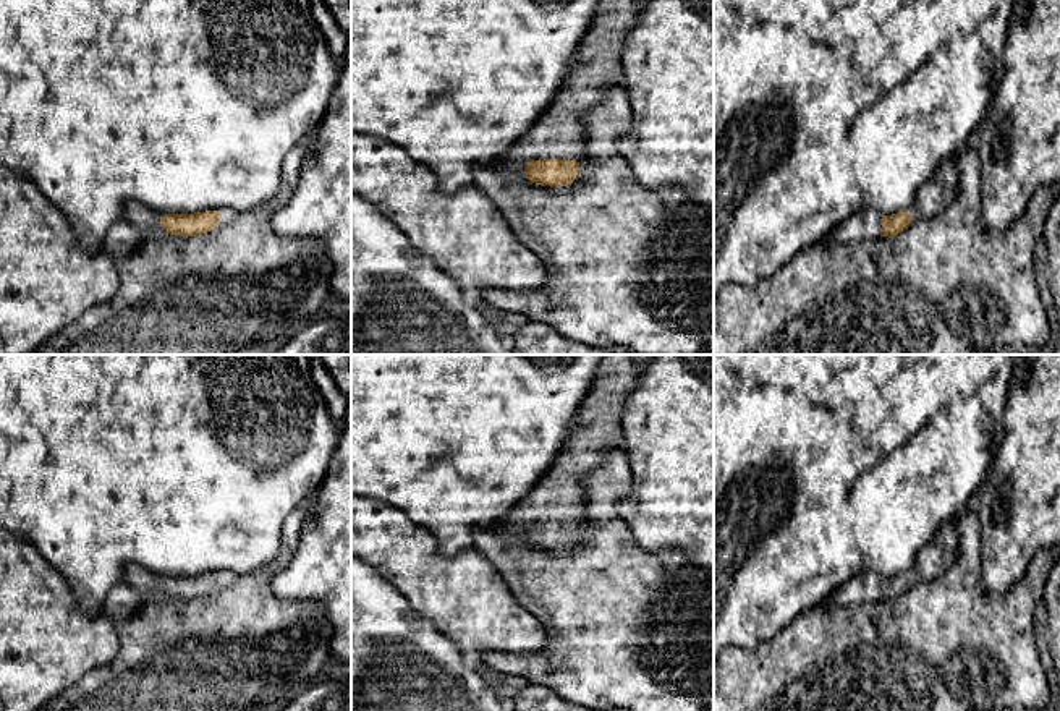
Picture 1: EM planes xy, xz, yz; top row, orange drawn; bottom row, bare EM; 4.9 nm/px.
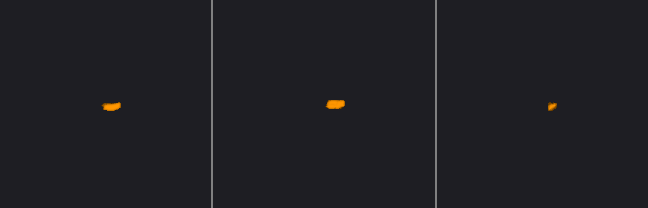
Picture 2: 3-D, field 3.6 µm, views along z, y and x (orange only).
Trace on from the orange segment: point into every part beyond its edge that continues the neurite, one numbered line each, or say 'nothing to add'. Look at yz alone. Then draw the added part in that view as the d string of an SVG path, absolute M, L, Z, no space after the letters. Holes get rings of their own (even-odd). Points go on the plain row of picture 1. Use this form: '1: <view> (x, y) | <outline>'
1: yz (936, 557) | M953 518L940 525L935 536L916 556L911 580L926 583L947 572L960 549L960 536Z
2: yz (864, 588) | M864 570L863 573L853 577L840 588L837 588L830 598L822 604L832 606L850 606L850 604L864 604L872 606L876 601L882 599L882 577L872 570Z

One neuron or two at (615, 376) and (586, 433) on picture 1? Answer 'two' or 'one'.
one

